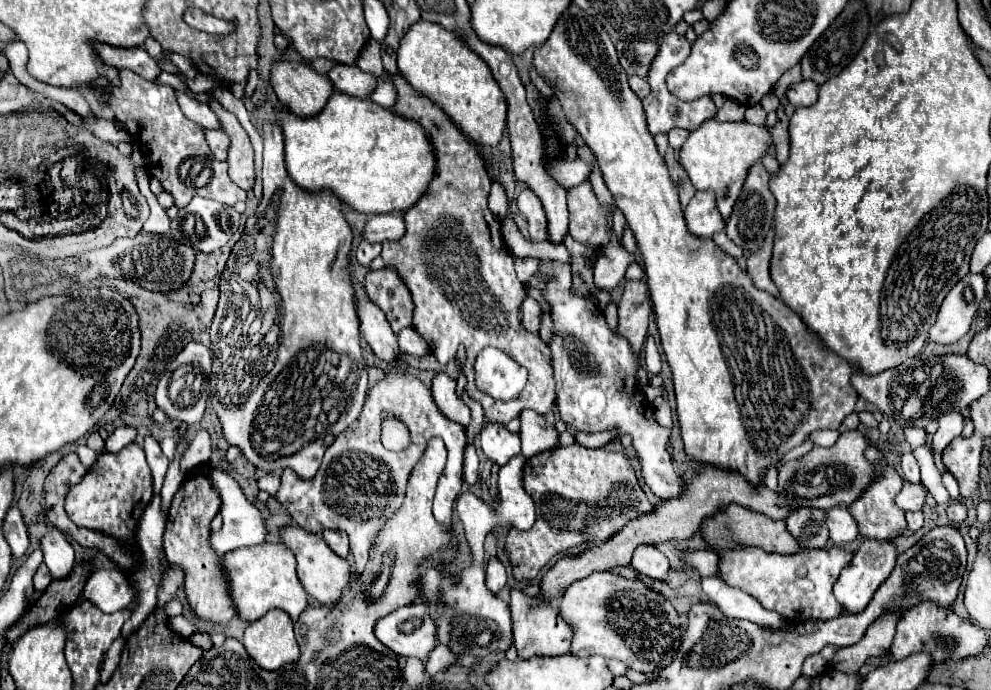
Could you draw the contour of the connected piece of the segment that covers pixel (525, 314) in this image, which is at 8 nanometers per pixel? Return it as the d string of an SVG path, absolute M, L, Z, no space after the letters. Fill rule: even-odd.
M528 295L522 303L522 325L530 333L538 333L540 331L540 321L542 321L542 307L534 297Z

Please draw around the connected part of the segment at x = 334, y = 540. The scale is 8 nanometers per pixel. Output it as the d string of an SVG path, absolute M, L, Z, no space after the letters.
M324 531L324 541L330 545L330 549L340 555L342 559L348 559L350 555L350 545L348 545L348 535L342 531Z

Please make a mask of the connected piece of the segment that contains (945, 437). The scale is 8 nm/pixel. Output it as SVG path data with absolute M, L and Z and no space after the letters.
M954 411L954 413L946 413L944 417L938 419L938 431L932 437L932 451L944 451L946 445L950 445L950 441L954 437L960 435L962 427L964 427L964 415Z

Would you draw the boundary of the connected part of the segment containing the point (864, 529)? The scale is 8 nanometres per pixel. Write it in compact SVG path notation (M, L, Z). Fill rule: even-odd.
M888 465L882 467L880 475L876 477L876 481L864 491L864 495L860 499L856 499L856 503L852 503L848 507L848 511L854 515L860 535L862 537L874 537L874 539L894 539L900 537L906 531L906 519L904 519L904 511L900 507L896 507L894 497L896 493L902 489L902 477Z

